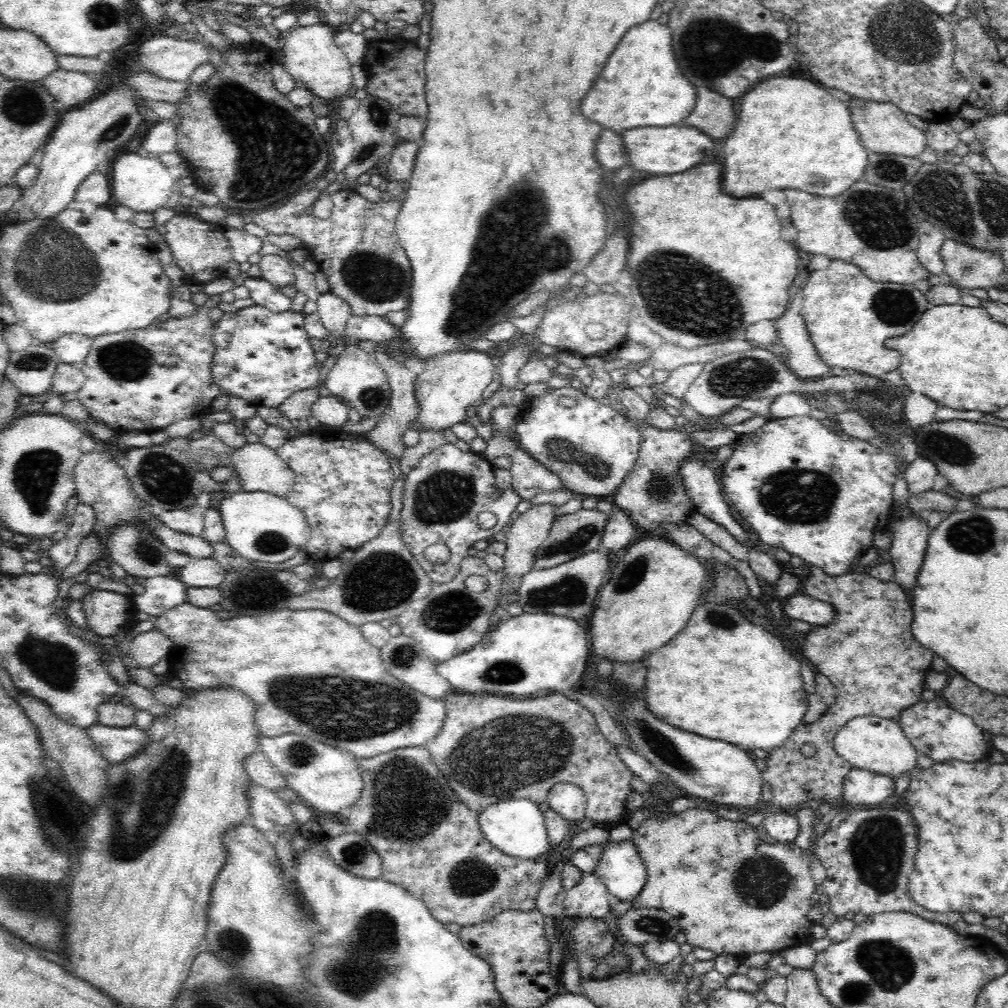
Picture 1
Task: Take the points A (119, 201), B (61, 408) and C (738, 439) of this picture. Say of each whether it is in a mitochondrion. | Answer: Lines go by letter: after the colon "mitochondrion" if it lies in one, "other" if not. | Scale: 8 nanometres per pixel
A: other
B: other
C: other

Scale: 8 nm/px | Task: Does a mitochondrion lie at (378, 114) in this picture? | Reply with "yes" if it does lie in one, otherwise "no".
yes

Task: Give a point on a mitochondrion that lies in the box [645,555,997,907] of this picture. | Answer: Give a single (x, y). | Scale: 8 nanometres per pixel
(879, 848)

